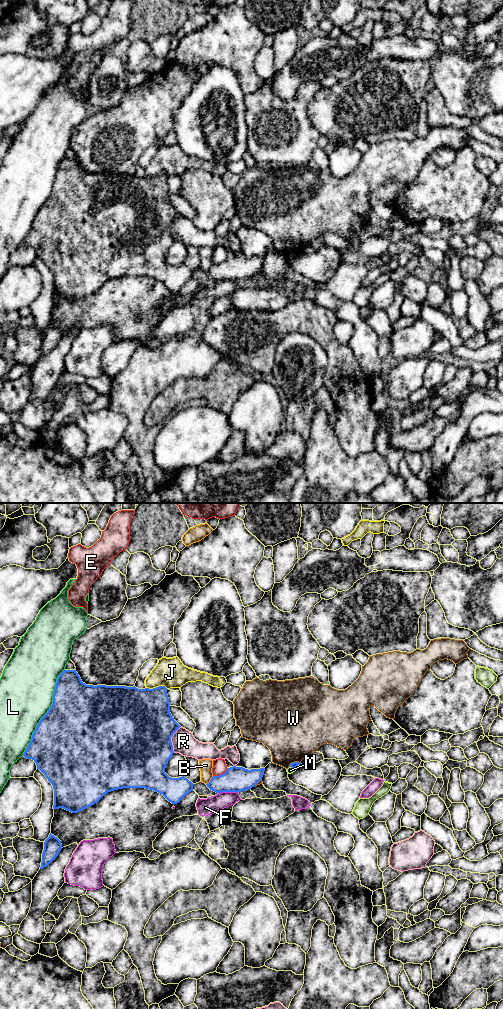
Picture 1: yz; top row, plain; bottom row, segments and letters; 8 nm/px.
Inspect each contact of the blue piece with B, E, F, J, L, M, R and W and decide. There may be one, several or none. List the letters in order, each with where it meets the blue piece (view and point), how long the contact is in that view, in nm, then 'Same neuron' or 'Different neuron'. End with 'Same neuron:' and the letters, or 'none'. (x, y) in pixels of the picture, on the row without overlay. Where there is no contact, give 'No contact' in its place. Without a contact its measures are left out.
B: Touches blue at yz (210, 268). Shared border 90 nm. Different neuron
E: Touches blue at yz (220, 263). Shared border 140 nm. Different neuron
F: Touches blue at yz (227, 279). Shared border 160 nm. Different neuron
J: Touches blue at yz (157, 175). Shared border 180 nm. Different neuron
L: Touches blue at yz (47, 200). Shared border 750 nm. Different neuron
M: Touches blue at yz (294, 255). Shared border 90 nm. Different neuron
R: Touches blue at yz (170, 227). Shared border 220 nm. Different neuron
W: Touches blue at yz (294, 250). Shared border 110 nm. Different neuron
Same neuron: none

